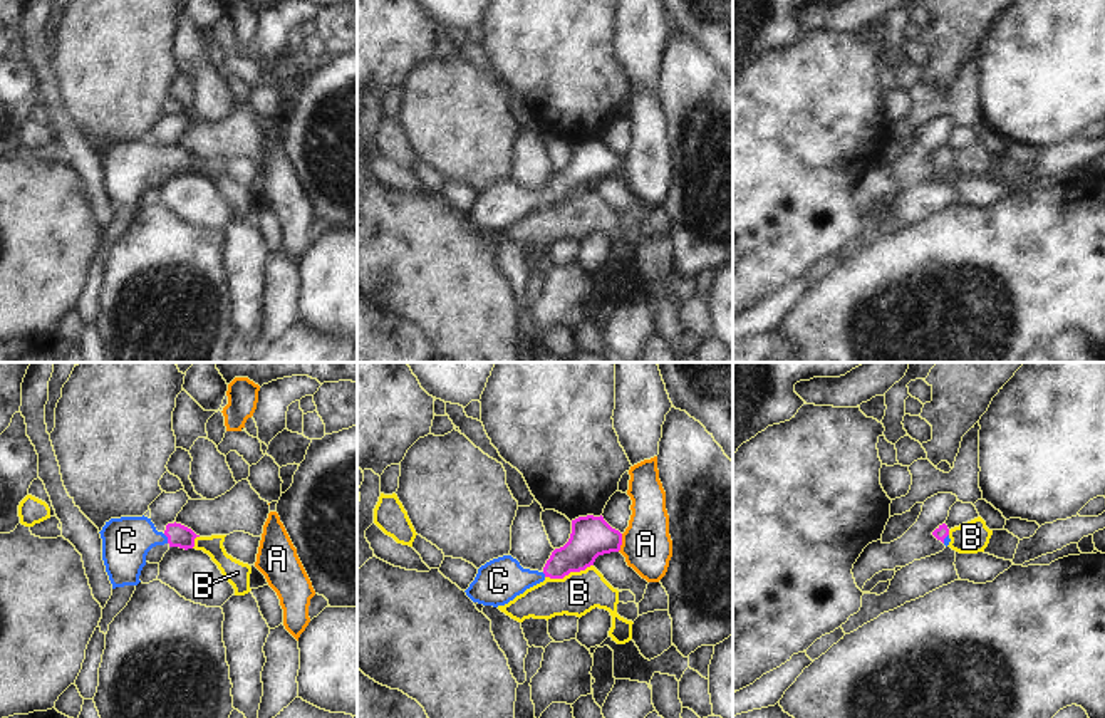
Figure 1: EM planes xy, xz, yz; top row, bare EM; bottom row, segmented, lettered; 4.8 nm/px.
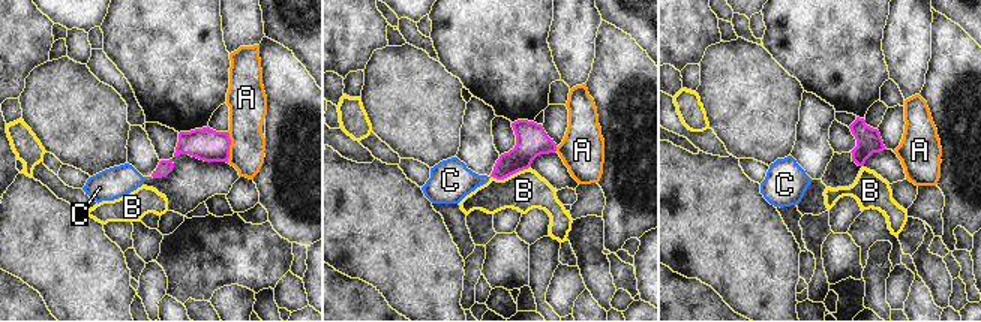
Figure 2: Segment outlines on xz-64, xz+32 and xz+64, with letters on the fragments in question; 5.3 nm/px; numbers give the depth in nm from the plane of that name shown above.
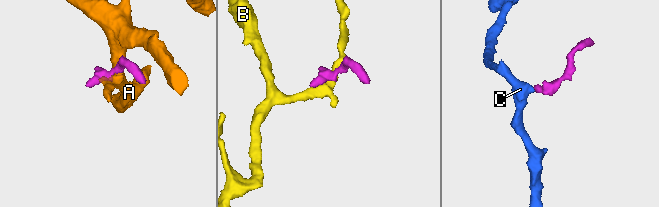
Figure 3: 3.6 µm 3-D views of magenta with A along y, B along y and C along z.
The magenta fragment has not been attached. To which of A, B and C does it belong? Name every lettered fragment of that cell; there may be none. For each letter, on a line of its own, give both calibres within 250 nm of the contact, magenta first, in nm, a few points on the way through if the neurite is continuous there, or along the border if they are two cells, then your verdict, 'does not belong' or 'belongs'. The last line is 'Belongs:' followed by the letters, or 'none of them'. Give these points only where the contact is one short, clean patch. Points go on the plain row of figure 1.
A: calibres 190 and 240 nm; border xz (622, 158), (622, 168), (617, 175); does not belong
B: calibres 190 and 200 nm; border xz (592, 188), (570, 195), (562, 202), (545, 202); does not belong
C: calibres 110 and 240 nm; way xy (178, 160), (168, 163), (126, 165); belongs
Belongs: C

